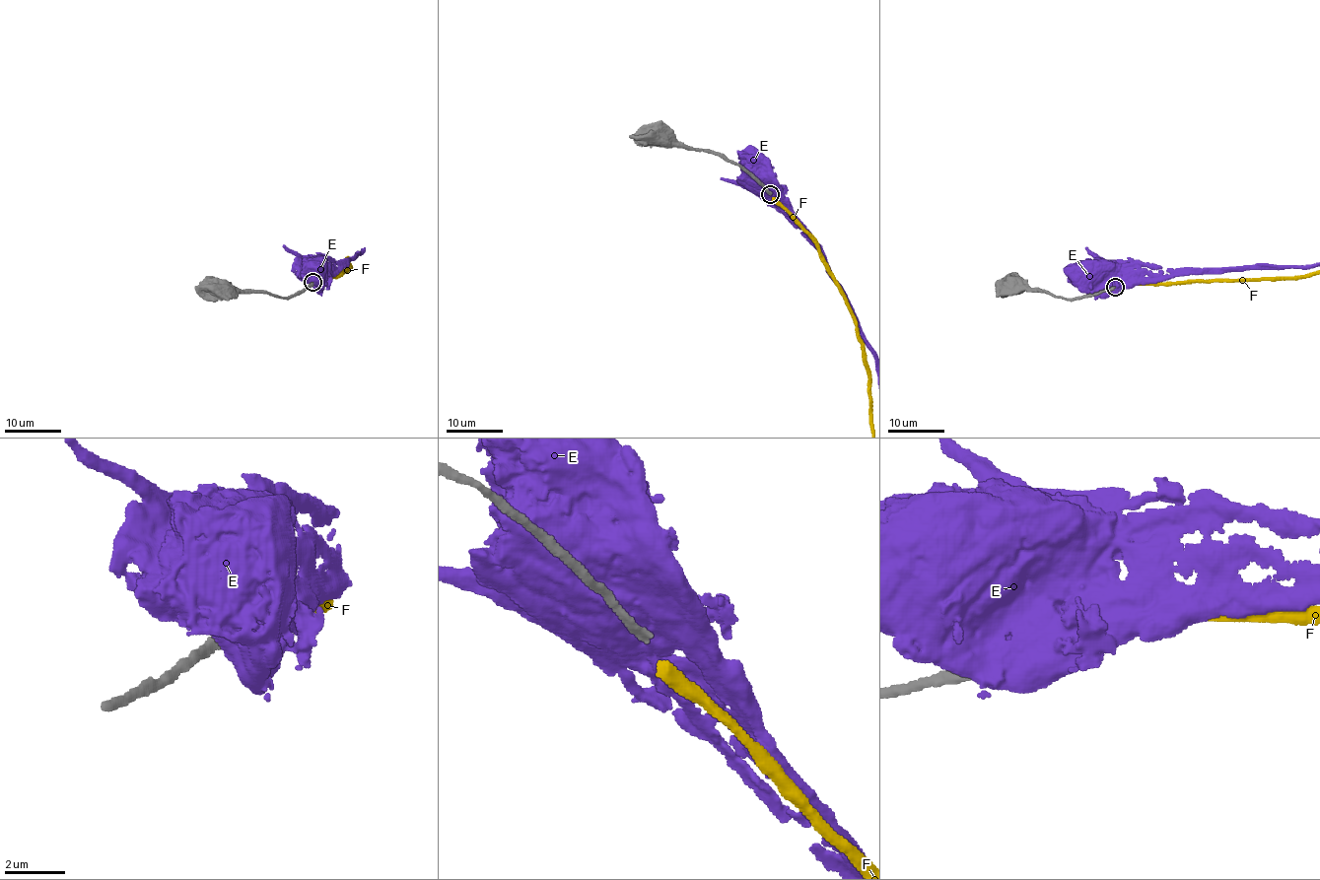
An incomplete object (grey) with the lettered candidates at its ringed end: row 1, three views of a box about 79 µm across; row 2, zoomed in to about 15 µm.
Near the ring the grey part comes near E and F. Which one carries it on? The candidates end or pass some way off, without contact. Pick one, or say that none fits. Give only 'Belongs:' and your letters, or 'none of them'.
Belongs: none of them

